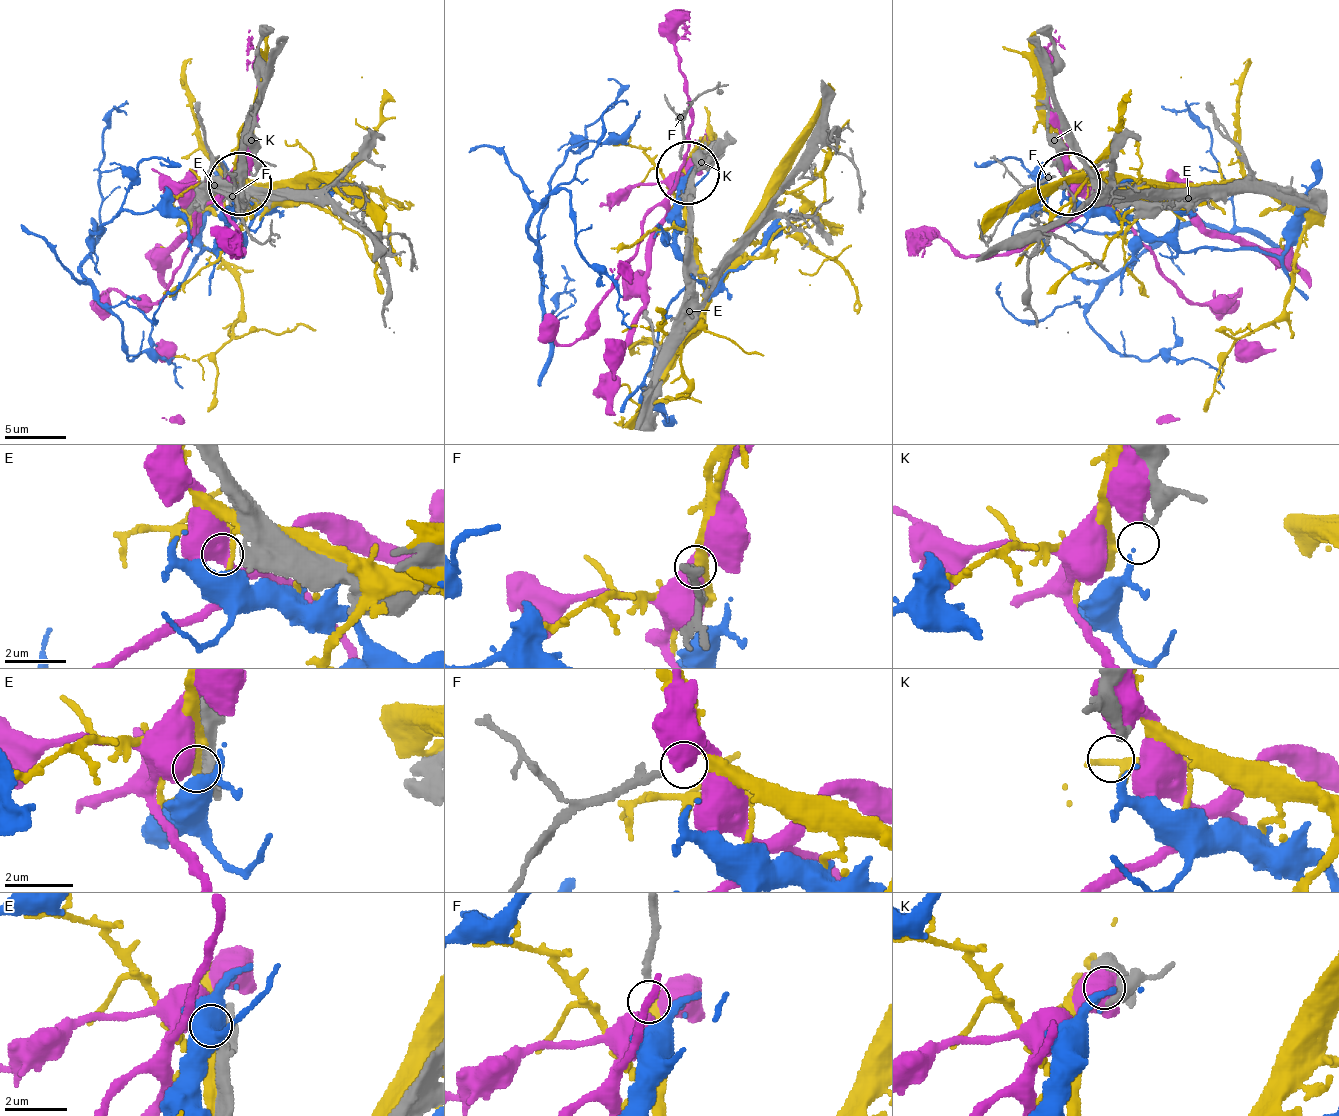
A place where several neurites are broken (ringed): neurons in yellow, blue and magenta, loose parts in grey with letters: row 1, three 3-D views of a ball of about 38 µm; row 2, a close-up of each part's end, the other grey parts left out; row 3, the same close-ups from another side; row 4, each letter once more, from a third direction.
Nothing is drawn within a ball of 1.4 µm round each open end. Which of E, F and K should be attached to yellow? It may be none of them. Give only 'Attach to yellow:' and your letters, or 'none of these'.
Attach to yellow: F

